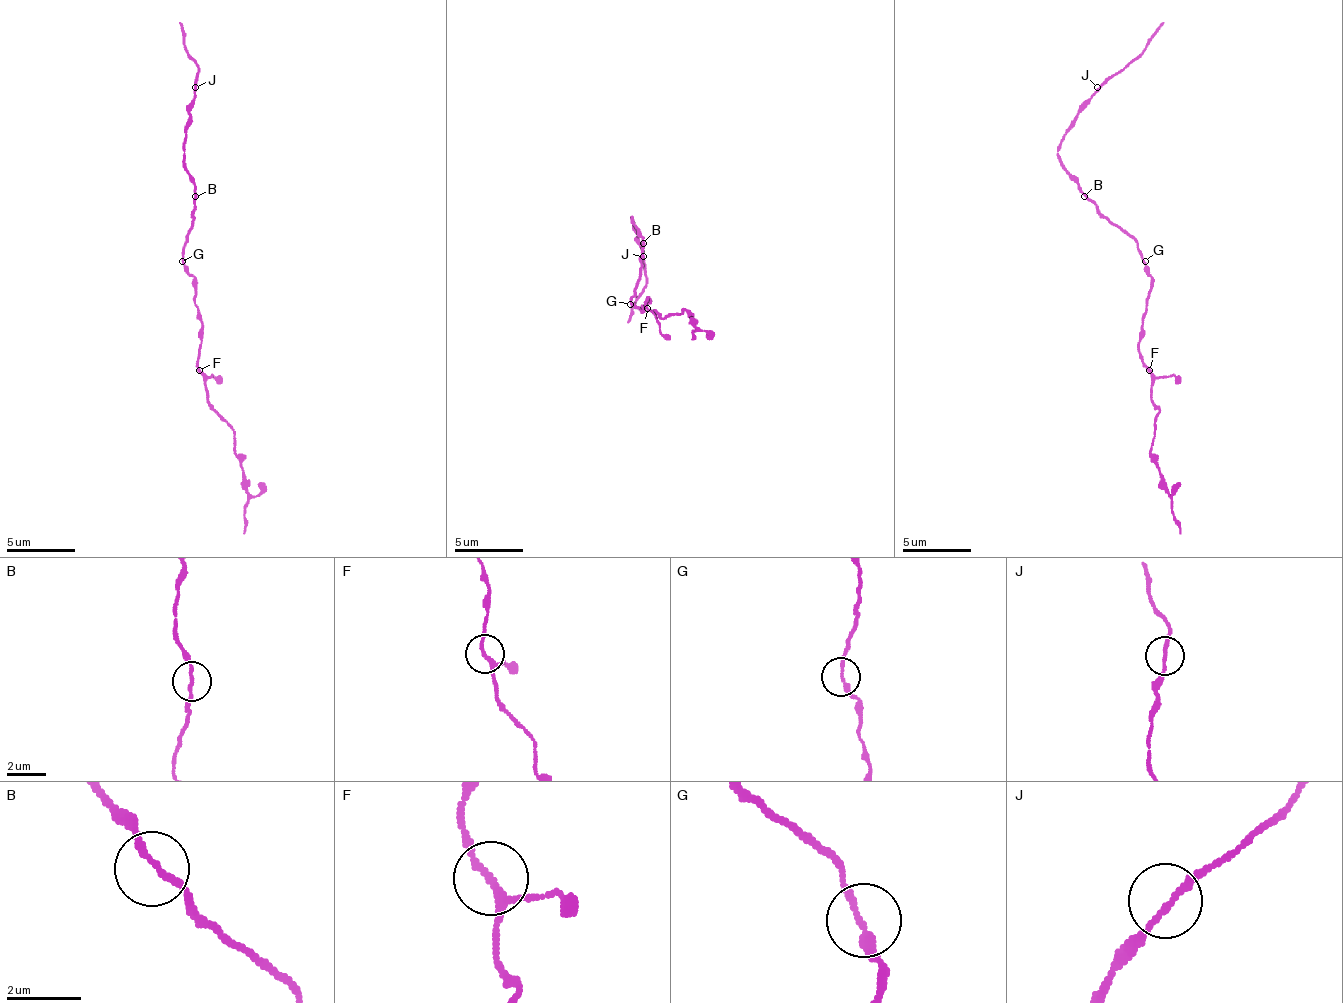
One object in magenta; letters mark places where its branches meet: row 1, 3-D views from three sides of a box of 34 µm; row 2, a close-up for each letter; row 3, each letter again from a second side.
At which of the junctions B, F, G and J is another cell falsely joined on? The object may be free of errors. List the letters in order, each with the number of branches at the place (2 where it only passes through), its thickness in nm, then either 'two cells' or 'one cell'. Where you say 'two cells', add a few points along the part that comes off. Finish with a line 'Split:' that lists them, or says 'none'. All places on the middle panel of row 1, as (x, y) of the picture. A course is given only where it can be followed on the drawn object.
B: 2 branches meet; 160 nm thick; one cell
F: 3 branches meet; 150 nm thick; one cell
G: 2 branches meet; 180 nm thick; one cell
J: 2 branches meet; 160 nm thick; one cell
Split: none

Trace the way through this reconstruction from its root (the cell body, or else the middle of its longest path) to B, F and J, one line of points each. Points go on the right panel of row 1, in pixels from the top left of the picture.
B: (1142, 258), (1138, 244), (1084, 196)
F: (1142, 258), (1152, 285), (1142, 323), (1138, 357), (1148, 371)
J: (1142, 258), (1138, 244), (1080, 190), (1080, 183), (1063, 166), (1056, 152), (1056, 145), (1080, 104), (1097, 87)

